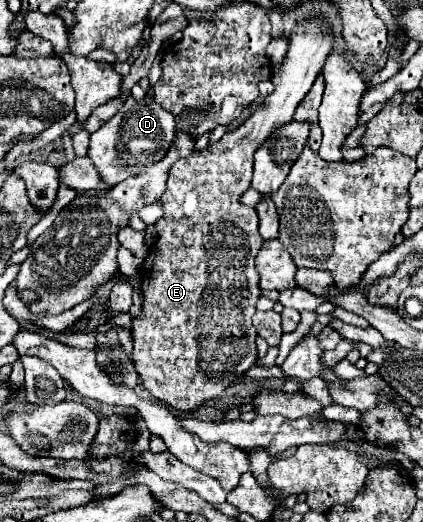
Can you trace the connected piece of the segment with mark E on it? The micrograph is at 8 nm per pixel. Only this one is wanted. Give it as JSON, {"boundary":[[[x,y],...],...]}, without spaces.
{"boundary":[[[310,20],[310,22],[304,22],[304,24],[296,24],[290,32],[290,44],[288,44],[288,52],[286,52],[286,58],[284,62],[280,64],[274,64],[272,66],[272,84],[274,84],[274,92],[270,96],[266,96],[266,100],[258,106],[258,110],[236,130],[232,132],[226,132],[218,142],[214,144],[208,144],[208,148],[200,150],[200,152],[192,152],[188,158],[180,158],[180,162],[176,162],[176,166],[172,166],[170,170],[170,178],[168,178],[168,188],[162,196],[162,208],[164,208],[164,214],[162,218],[154,224],[156,230],[158,230],[158,238],[156,238],[156,244],[150,248],[150,254],[146,256],[144,264],[142,264],[142,296],[144,296],[144,304],[142,304],[142,314],[136,316],[132,320],[132,336],[134,336],[134,352],[132,352],[132,360],[134,360],[134,366],[142,378],[142,384],[144,388],[150,392],[150,396],[160,402],[160,404],[170,404],[172,408],[176,410],[196,410],[198,406],[202,406],[202,402],[210,400],[210,398],[216,398],[218,394],[222,394],[226,390],[228,384],[232,384],[234,380],[238,380],[252,364],[254,360],[258,358],[258,352],[256,352],[256,344],[254,344],[254,338],[256,338],[256,330],[252,326],[252,314],[256,312],[256,302],[260,298],[260,276],[256,272],[256,266],[254,266],[254,258],[262,246],[262,236],[258,234],[258,214],[252,206],[242,206],[238,202],[238,198],[242,196],[242,192],[250,186],[250,178],[252,178],[252,164],[254,164],[254,152],[256,148],[260,146],[260,142],[264,142],[272,130],[276,126],[282,126],[284,122],[290,122],[292,120],[292,114],[296,110],[296,106],[302,102],[302,98],[308,94],[308,90],[312,88],[314,80],[318,78],[330,50],[332,50],[332,44],[334,44],[334,34],[330,30],[330,26],[322,24],[320,20]]]}

